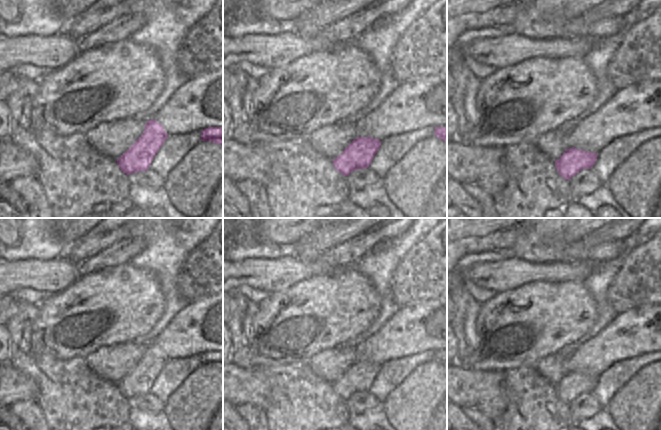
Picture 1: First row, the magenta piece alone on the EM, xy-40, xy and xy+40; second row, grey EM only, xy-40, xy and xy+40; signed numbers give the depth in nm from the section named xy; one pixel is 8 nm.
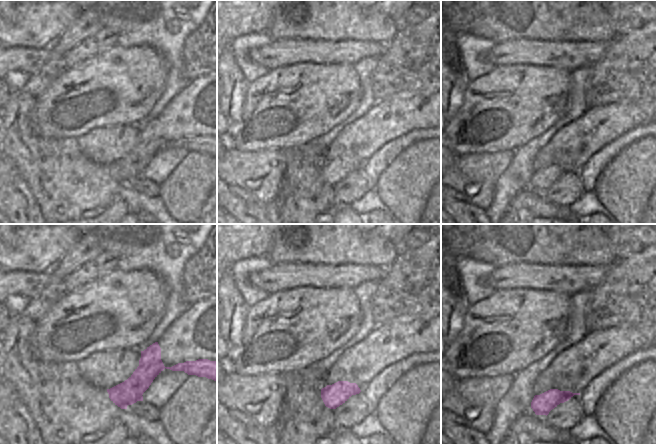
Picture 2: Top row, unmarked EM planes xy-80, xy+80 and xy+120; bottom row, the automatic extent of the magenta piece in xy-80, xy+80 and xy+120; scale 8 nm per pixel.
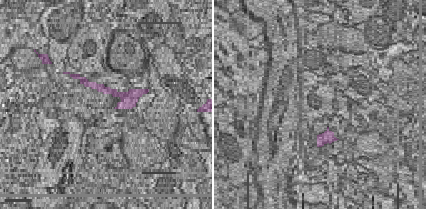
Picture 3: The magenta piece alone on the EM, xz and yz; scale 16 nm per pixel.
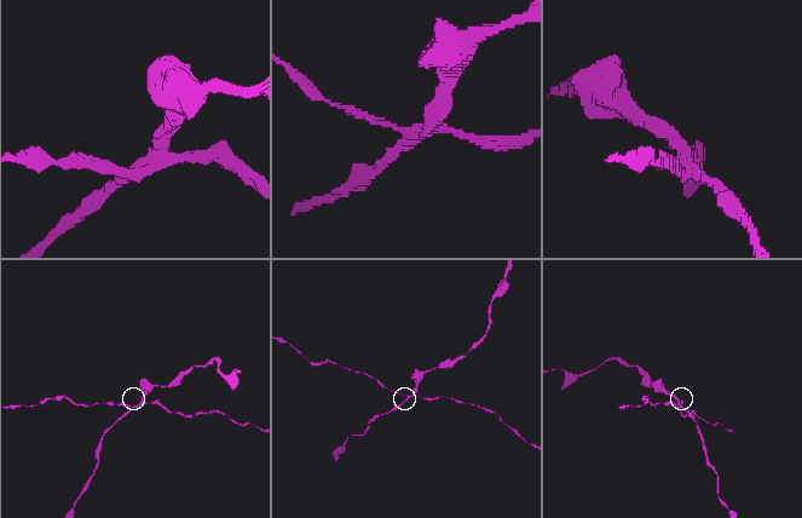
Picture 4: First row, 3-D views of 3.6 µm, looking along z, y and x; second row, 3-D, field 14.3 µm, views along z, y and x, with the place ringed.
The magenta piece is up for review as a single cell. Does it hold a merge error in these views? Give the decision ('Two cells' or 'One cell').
Two cells

